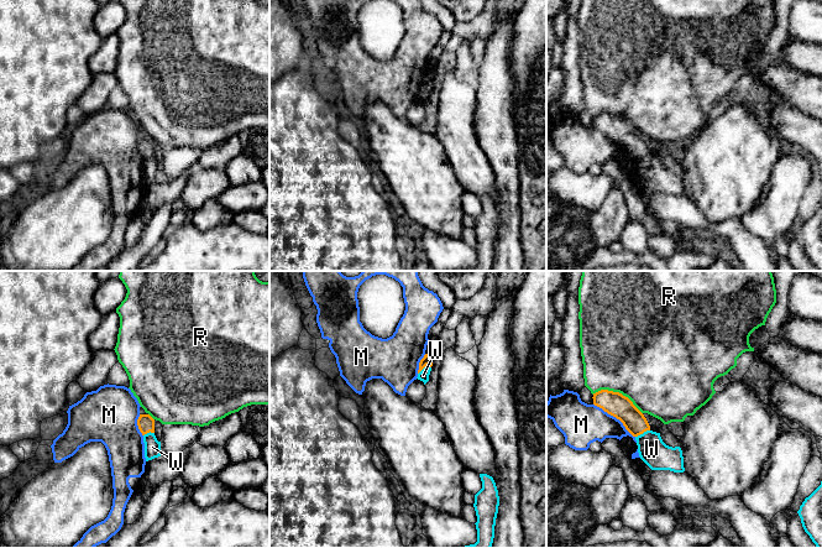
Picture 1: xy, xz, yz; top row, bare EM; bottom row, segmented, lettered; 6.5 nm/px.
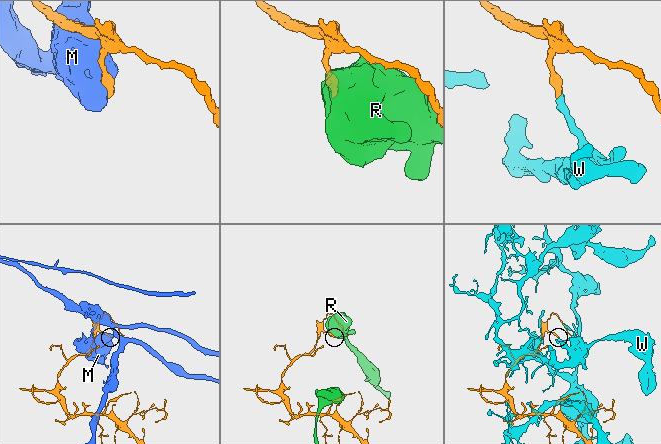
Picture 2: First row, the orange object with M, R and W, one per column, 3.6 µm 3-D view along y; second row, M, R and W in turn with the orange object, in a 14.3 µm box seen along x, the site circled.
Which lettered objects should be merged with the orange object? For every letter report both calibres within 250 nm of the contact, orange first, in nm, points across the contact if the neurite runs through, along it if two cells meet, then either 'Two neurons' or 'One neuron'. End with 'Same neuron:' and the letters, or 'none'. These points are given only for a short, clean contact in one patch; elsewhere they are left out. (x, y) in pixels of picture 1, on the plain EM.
M: Thickness 160 nm (orange) against 280 nm. Two neurons
R: Thickness 160 nm (orange) against 500 nm. Two neurons
W: Thickness 150 nm (orange) against 180 nm. Boundary: yz (649, 152), (635, 160). Two neurons
Same neuron: none

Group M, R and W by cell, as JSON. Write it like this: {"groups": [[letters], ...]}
{"groups": [["M"], ["R"], ["W"]]}

